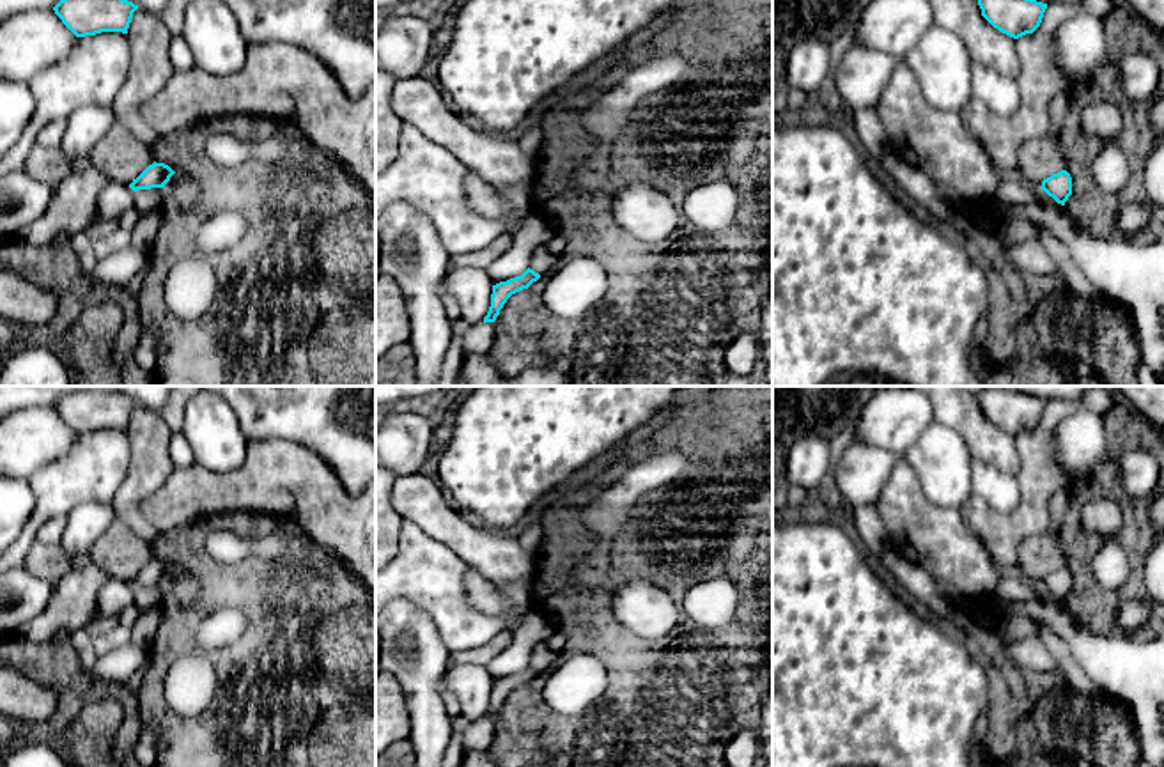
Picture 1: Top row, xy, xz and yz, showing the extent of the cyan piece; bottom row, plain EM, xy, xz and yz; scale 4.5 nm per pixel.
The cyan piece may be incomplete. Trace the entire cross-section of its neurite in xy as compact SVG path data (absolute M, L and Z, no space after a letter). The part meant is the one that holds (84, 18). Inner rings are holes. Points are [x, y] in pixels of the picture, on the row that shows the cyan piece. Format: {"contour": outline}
{"contour": "M60 0L53 11L76 35L96 35L101 32L128 34L133 12L138 9L128 0Z"}

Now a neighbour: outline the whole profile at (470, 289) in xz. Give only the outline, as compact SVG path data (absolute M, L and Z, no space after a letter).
M459 267L445 276L445 289L459 312L459 321L477 324L484 321L491 306L493 282L484 269Z

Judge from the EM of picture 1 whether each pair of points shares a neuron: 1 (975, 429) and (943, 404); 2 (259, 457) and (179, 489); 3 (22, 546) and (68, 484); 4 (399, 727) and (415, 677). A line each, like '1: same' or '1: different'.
1: same
2: same
3: same
4: different

